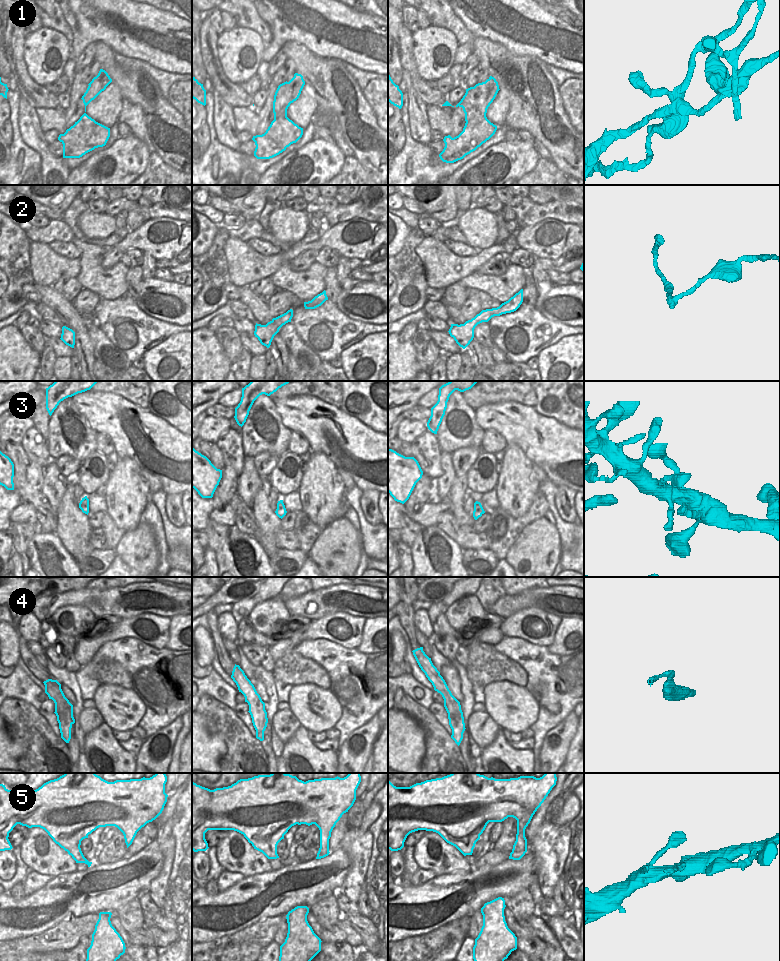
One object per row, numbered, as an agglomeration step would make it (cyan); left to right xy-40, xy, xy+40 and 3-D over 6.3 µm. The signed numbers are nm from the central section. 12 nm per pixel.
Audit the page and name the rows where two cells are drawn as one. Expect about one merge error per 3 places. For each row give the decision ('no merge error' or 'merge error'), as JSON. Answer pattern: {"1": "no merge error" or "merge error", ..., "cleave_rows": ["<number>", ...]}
{"1": "merge error", "2": "merge error", "3": "no merge error", "4": "no merge error", "5": "no merge error", "cleave_rows": ["1", "2"]}

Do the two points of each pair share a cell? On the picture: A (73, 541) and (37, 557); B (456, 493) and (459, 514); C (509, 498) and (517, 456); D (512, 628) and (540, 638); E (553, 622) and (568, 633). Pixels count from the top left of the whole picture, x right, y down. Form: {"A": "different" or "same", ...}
{"A": "different", "B": "same", "C": "same", "D": "same", "E": "different"}

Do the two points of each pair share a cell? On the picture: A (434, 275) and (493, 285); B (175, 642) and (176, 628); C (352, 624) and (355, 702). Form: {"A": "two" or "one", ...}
{"A": "two", "B": "one", "C": "two"}

